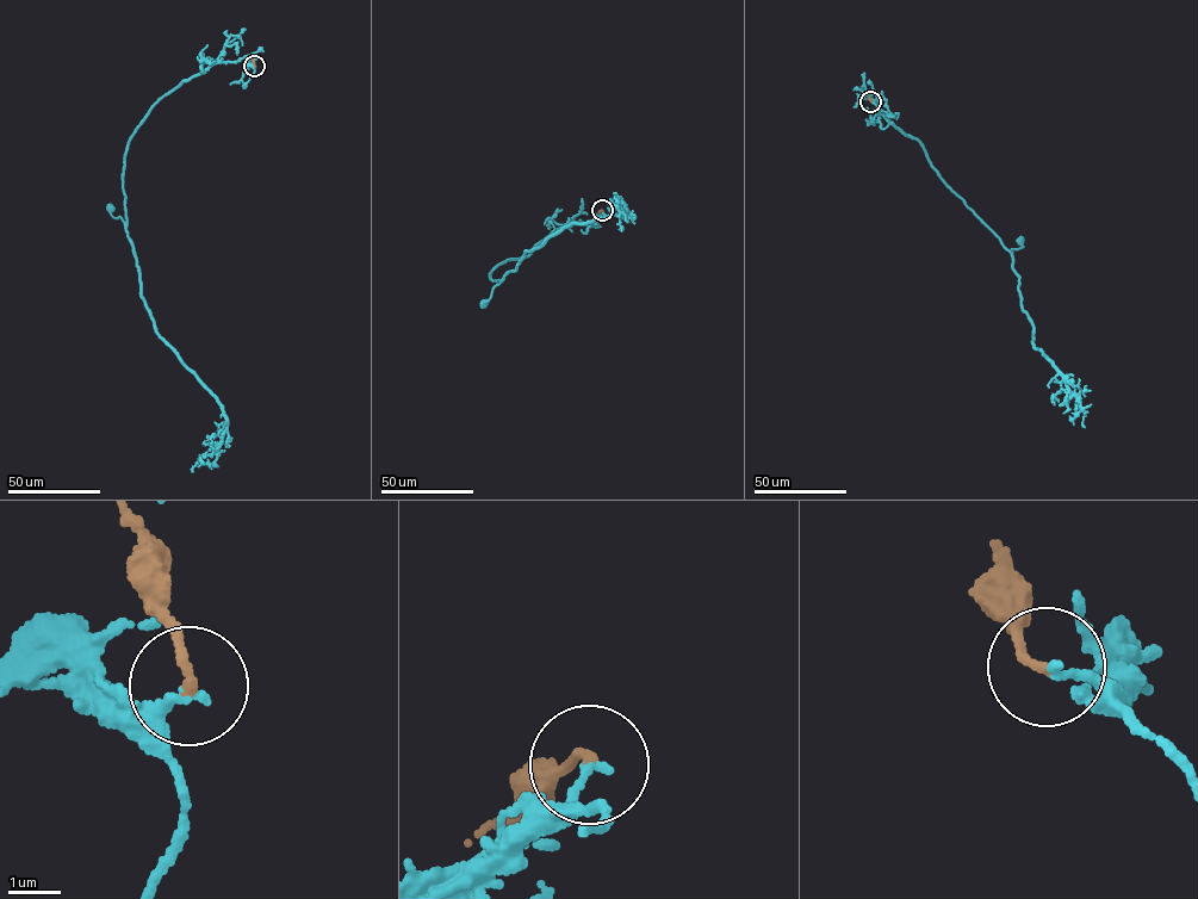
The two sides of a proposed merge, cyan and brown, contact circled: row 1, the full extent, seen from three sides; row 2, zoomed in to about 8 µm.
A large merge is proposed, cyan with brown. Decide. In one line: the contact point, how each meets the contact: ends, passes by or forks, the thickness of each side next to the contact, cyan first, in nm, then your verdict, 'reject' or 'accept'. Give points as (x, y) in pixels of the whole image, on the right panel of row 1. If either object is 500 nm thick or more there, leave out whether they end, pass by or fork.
place (870, 101); cyan ends; brown ends; calibres 160 and 180 nm; accept

